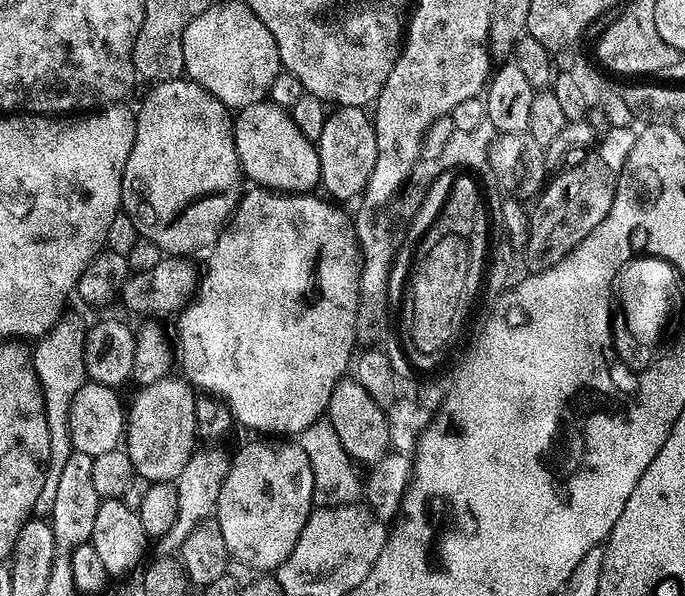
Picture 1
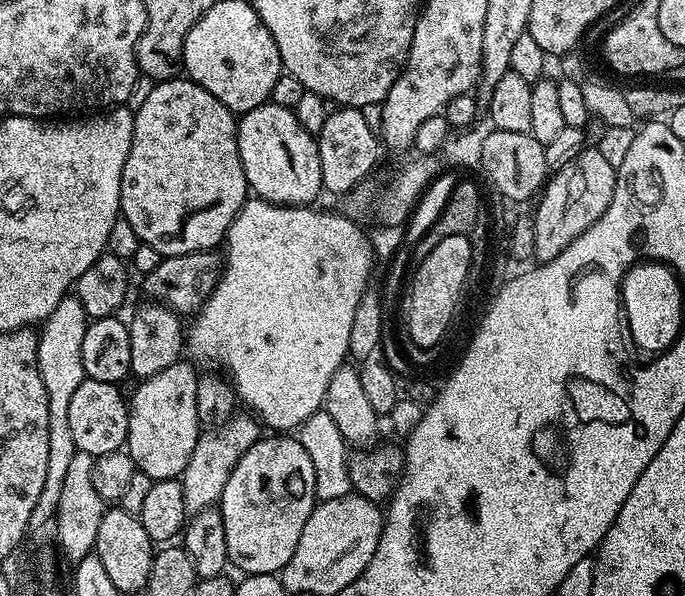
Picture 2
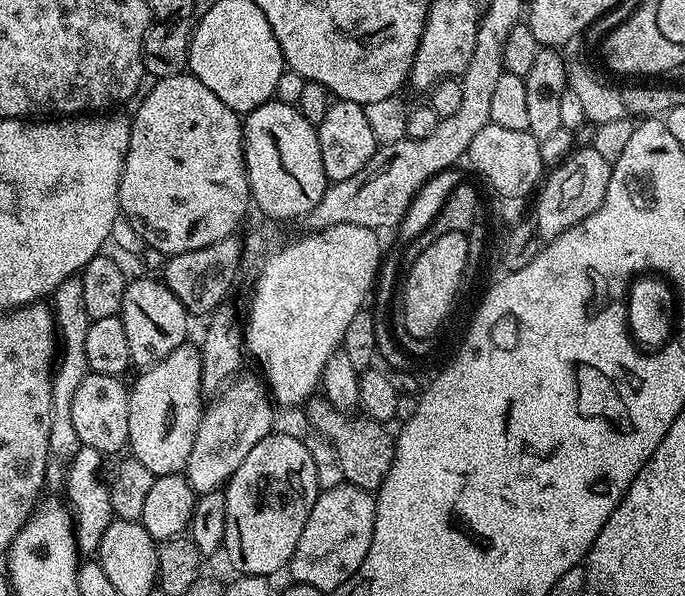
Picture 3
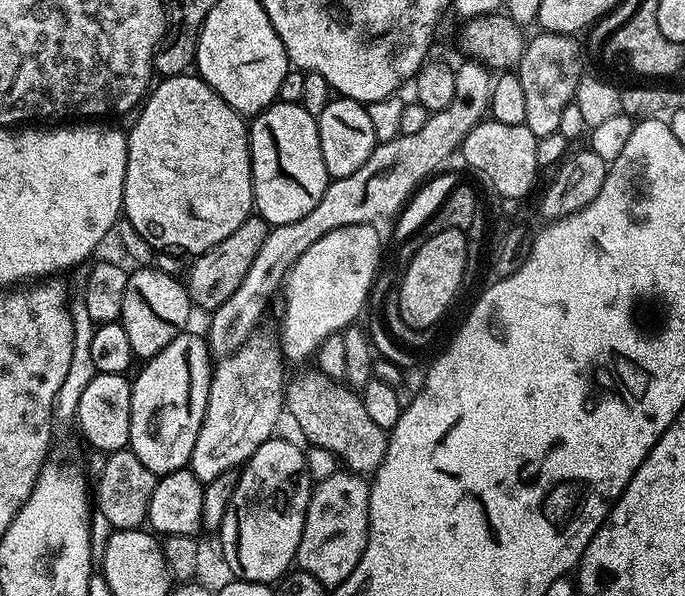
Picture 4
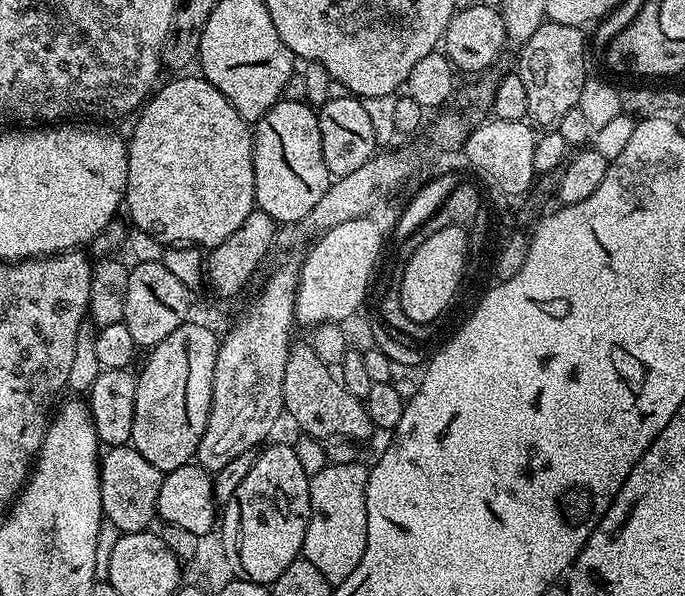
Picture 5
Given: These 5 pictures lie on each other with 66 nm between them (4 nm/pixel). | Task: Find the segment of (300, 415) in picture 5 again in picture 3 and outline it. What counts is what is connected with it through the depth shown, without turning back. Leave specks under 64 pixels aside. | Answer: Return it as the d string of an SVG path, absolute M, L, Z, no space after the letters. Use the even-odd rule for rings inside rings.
M323 398L309 399L307 408L309 422L320 431L317 433L327 440L338 454L338 462L342 466L345 481L373 494L379 492L394 462L396 446L393 433L391 431L388 433L384 429L387 427L381 421L367 418L355 420L355 415L340 412L330 401Z

